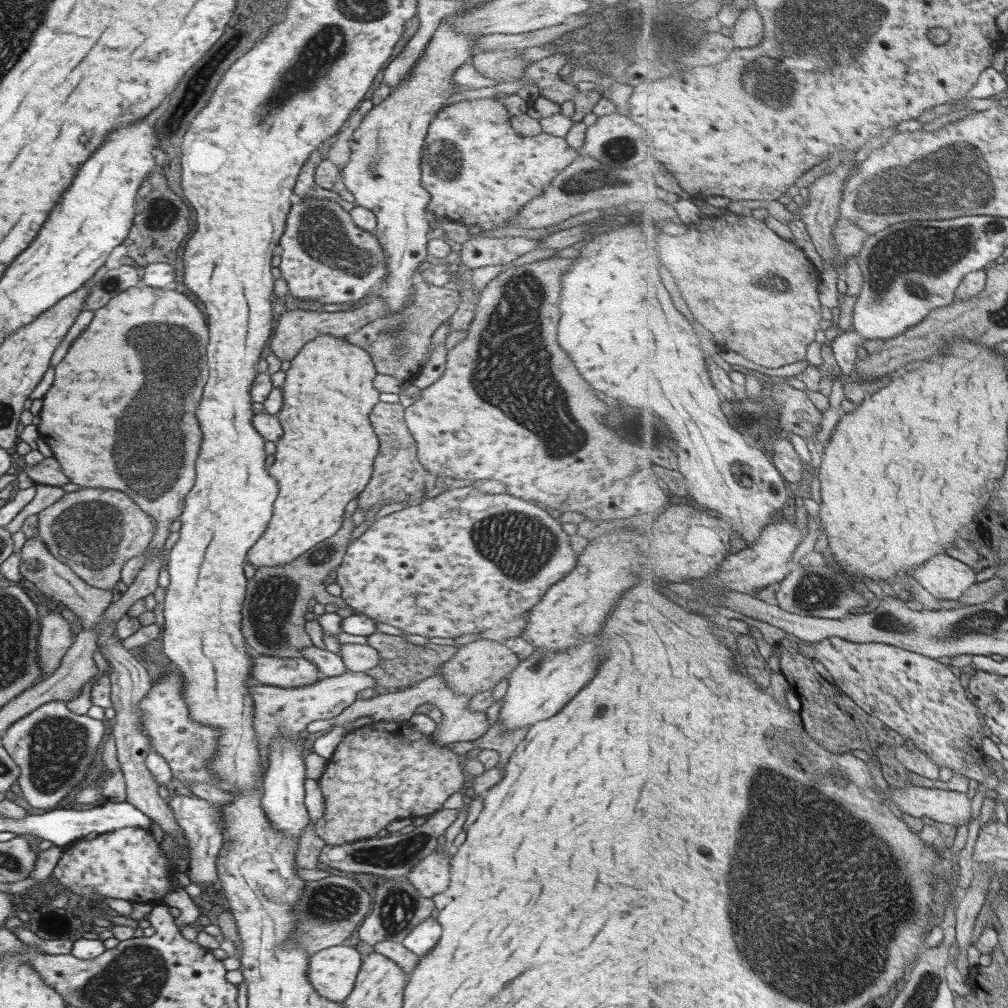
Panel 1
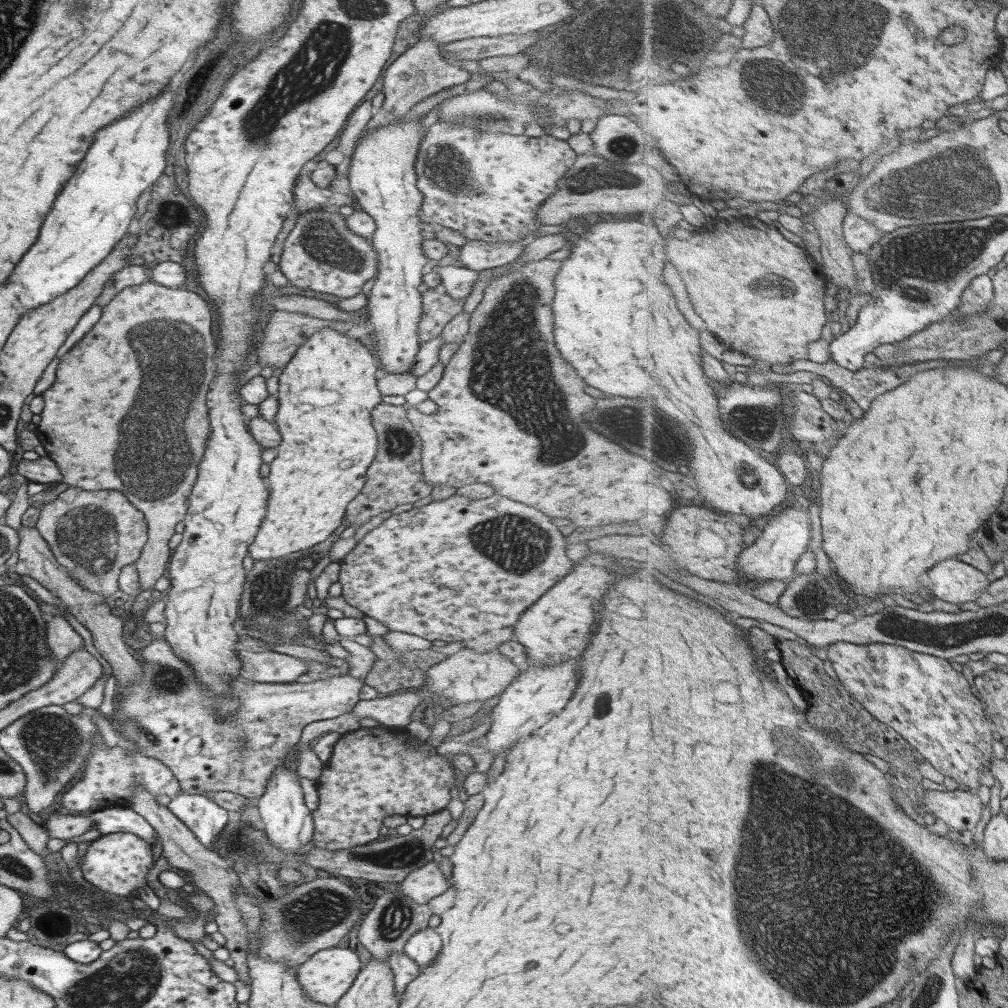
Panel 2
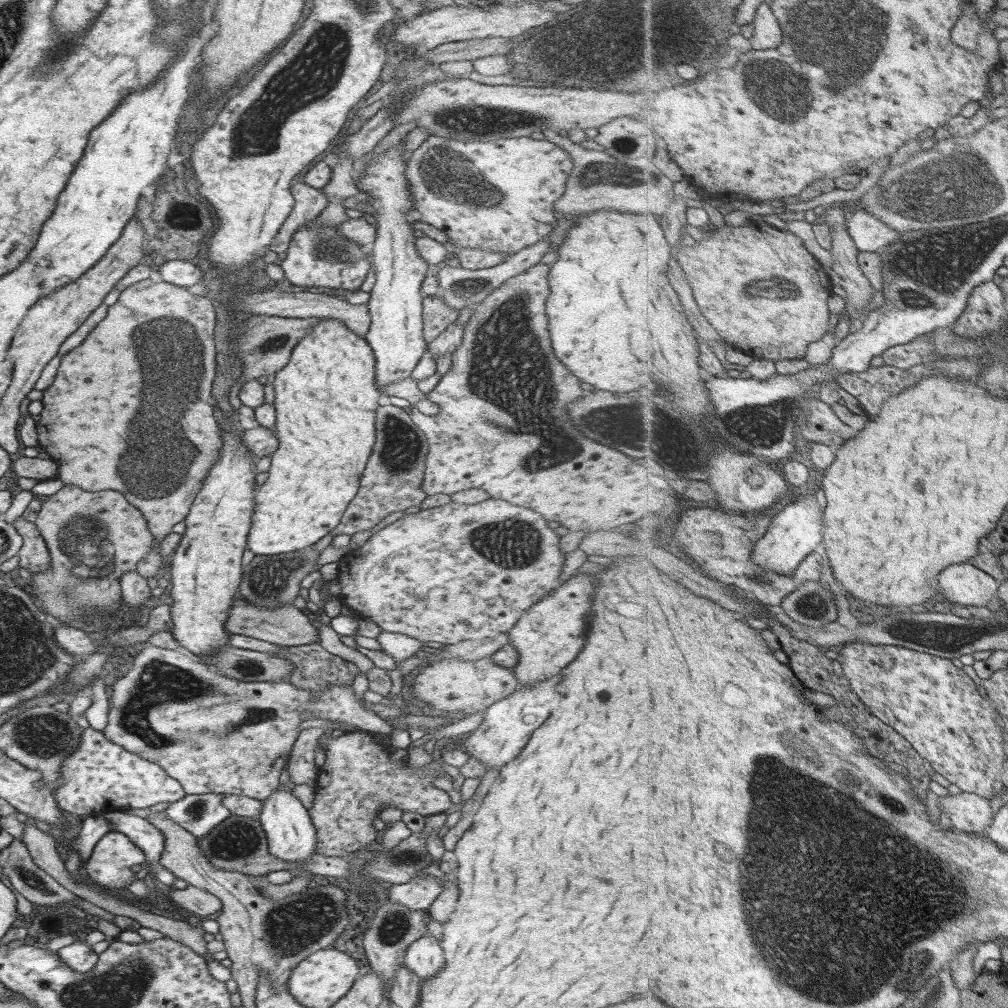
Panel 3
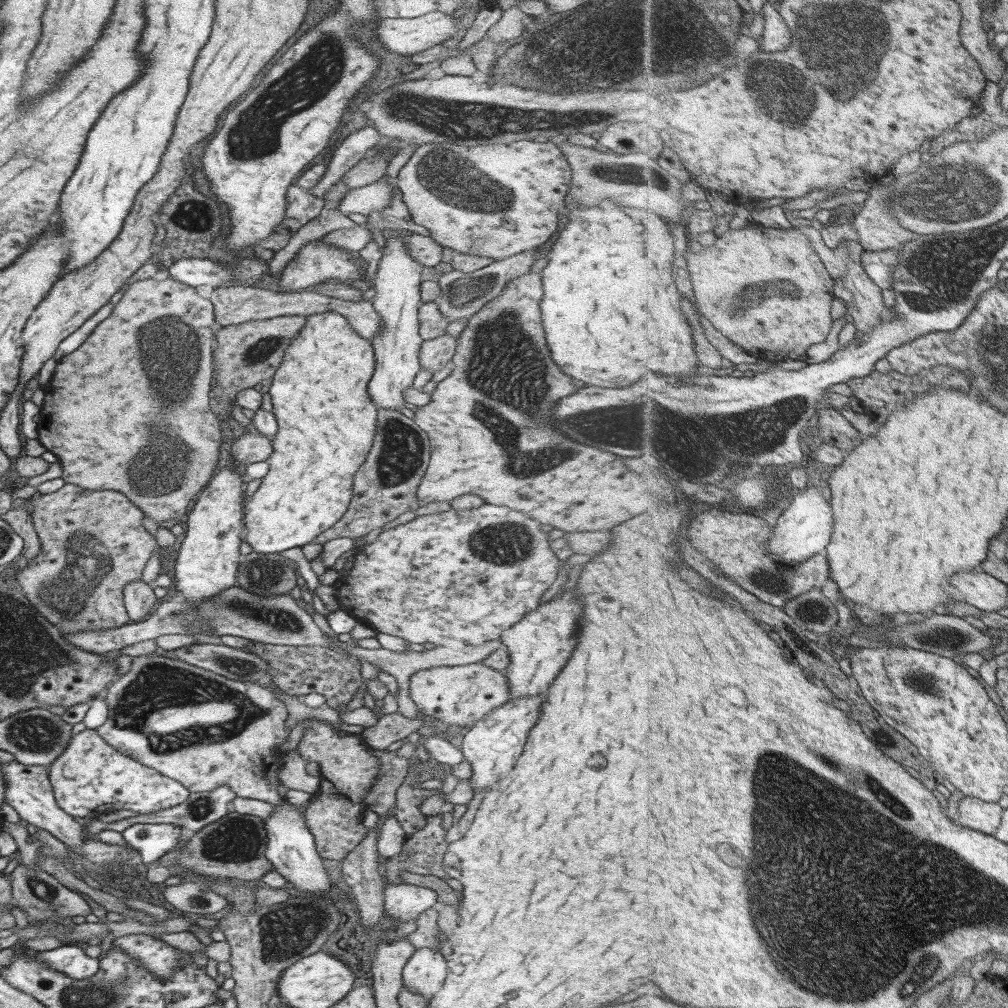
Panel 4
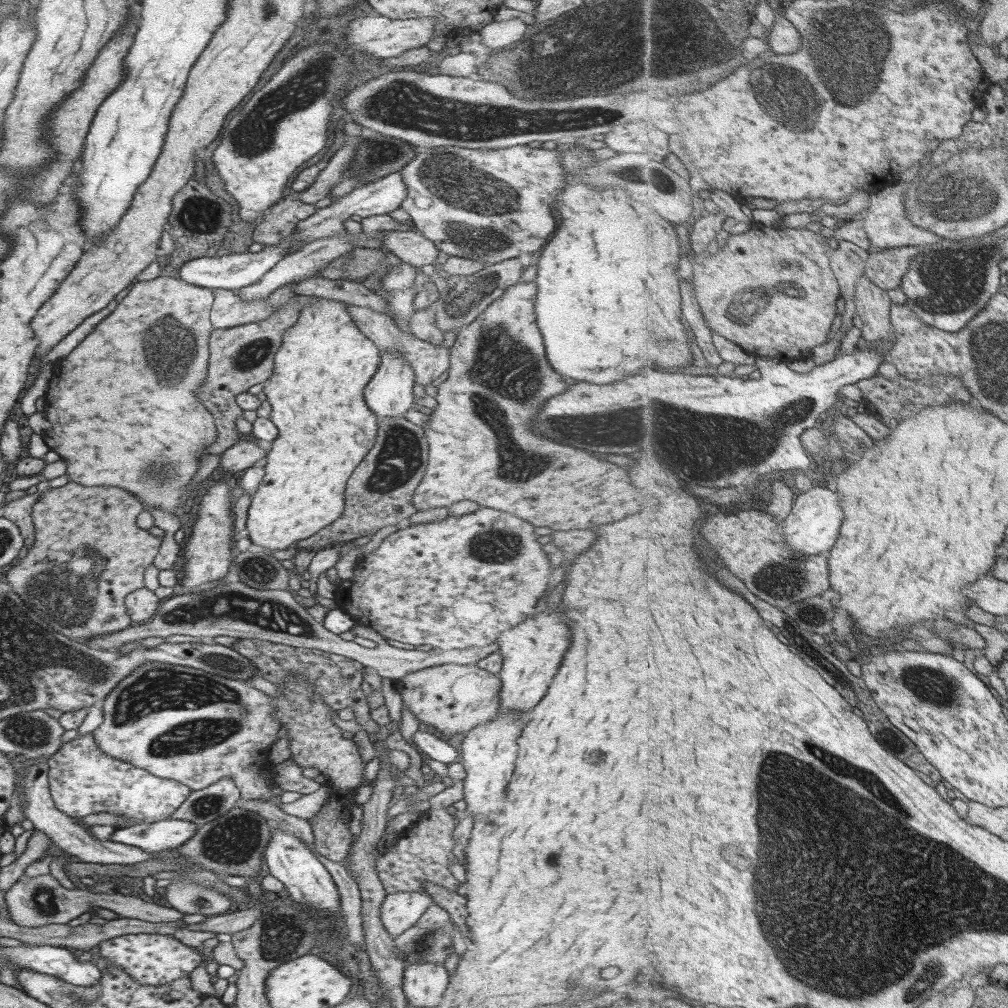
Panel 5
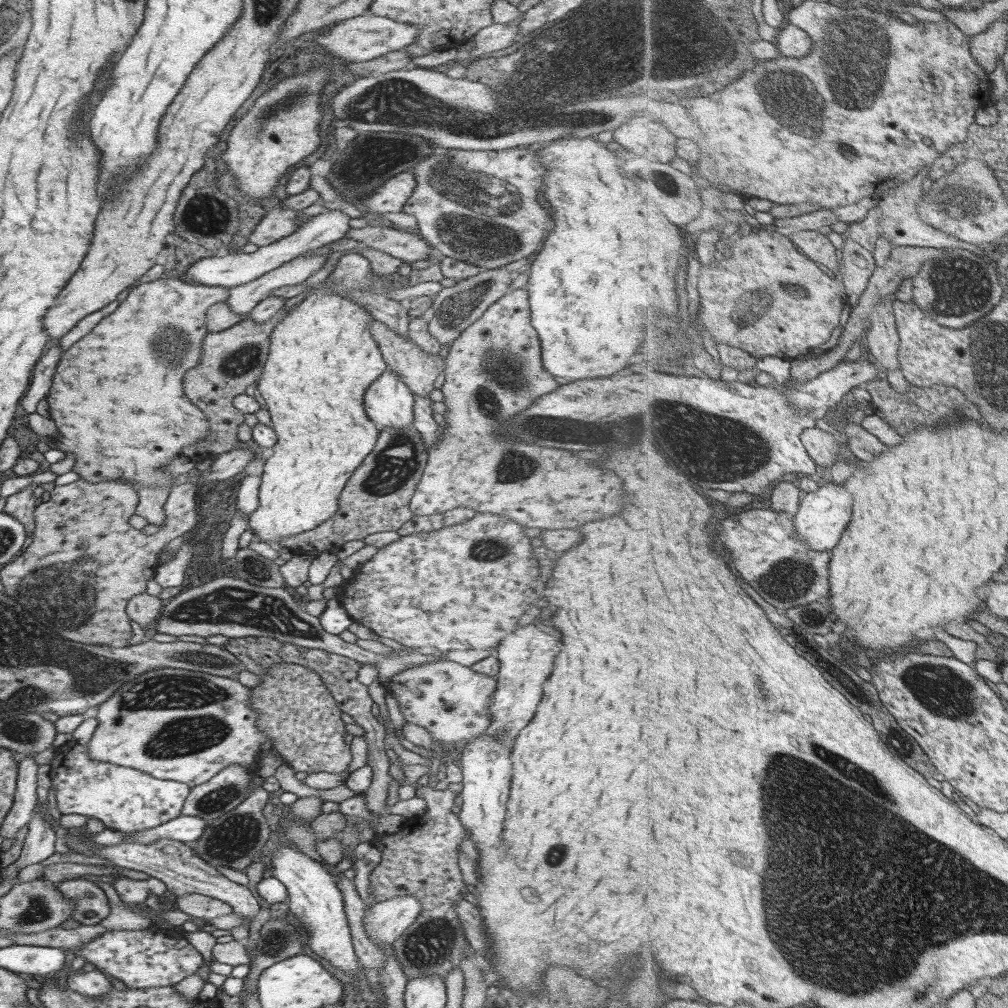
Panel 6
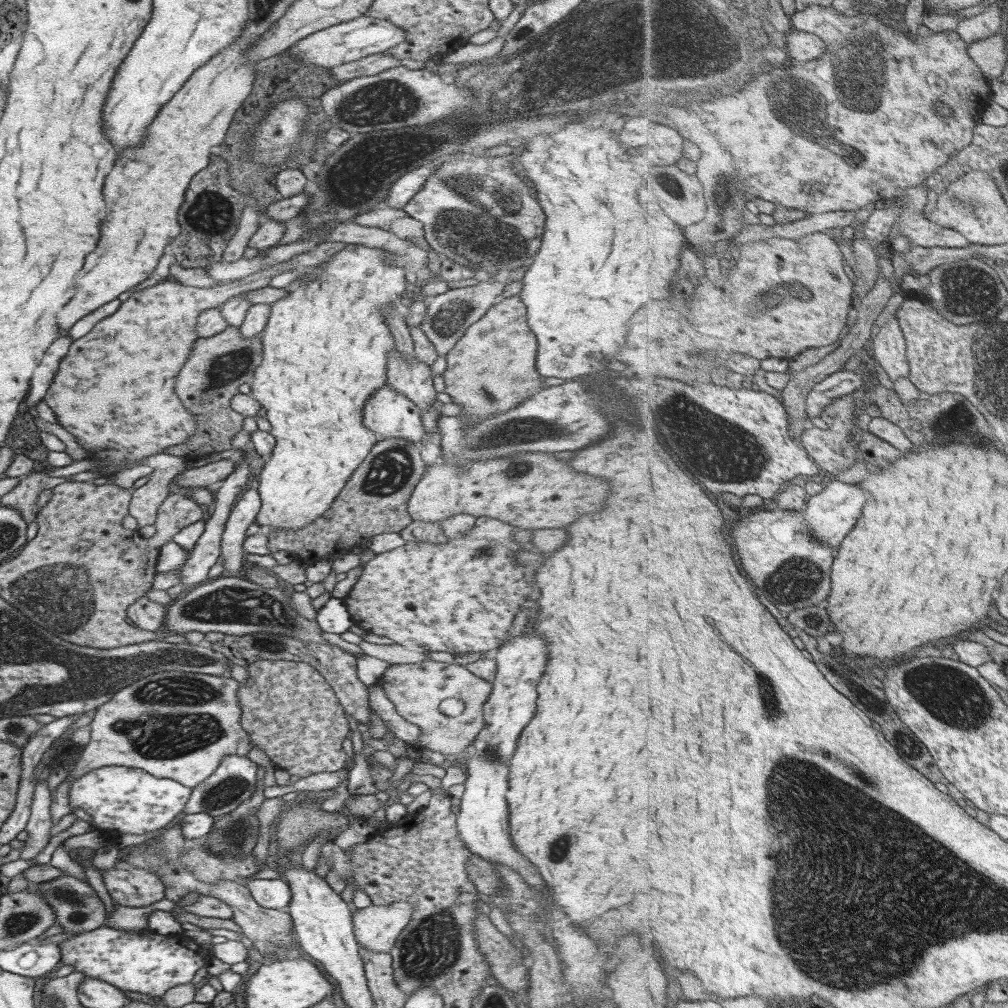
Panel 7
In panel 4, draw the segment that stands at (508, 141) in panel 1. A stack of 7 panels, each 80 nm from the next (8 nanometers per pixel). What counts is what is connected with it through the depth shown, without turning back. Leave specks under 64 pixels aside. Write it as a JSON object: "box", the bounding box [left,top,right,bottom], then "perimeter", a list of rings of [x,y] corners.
{"box":[394,140,571,261],"perimeter":[[[519,140],[509,144],[457,146],[418,145],[399,169],[394,184],[415,224],[429,231],[448,253],[486,256],[495,261],[538,247],[555,232],[557,213],[562,211],[570,187],[571,170],[564,154],[548,140]]]}

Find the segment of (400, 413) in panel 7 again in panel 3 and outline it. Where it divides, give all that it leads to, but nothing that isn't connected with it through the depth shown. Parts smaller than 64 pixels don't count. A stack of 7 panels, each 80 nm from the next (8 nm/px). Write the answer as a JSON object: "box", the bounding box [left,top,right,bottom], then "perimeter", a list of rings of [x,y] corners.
{"box":[355,141,427,393],"perimeter":[[[402,141],[387,149],[387,153],[379,155],[372,165],[366,169],[366,175],[355,186],[359,192],[365,193],[372,202],[369,202],[375,208],[376,219],[376,235],[374,241],[368,245],[367,249],[373,260],[373,270],[375,271],[375,284],[369,292],[369,301],[366,303],[366,308],[370,316],[370,325],[363,339],[372,351],[374,356],[374,386],[381,393],[382,386],[405,380],[419,357],[426,351],[426,344],[422,340],[422,297],[420,294],[420,285],[425,278],[427,271],[427,263],[417,254],[415,250],[414,240],[417,237],[417,232],[413,230],[403,214],[412,208],[412,196],[408,191],[408,184],[404,170],[406,169],[406,161],[399,157],[399,150],[402,146]]]}

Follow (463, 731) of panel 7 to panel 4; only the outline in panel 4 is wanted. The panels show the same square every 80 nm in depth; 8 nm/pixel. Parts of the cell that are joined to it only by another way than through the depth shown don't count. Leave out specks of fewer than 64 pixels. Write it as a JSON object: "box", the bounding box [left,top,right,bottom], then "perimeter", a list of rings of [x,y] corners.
{"box":[408,661,508,726],"perimeter":[[[481,661],[461,666],[438,666],[418,670],[408,680],[408,695],[415,704],[418,714],[428,719],[439,720],[446,726],[467,726],[481,720],[488,712],[508,701],[508,684],[503,673],[485,666]]]}

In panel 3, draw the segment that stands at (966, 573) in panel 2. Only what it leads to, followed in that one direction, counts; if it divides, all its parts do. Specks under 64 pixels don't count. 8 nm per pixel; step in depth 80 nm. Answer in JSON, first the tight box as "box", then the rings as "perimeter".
{"box":[939,562,1001,607],"perimeter":[[[969,562],[952,564],[939,575],[939,580],[941,594],[949,602],[984,607],[996,597],[1001,583]]]}

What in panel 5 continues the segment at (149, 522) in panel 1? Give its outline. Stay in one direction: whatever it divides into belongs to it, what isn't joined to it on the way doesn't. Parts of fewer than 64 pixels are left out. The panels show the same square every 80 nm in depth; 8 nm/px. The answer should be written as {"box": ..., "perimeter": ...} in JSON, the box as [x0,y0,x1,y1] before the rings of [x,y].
{"box":[4,481,161,643],"perimeter":[[[69,481],[65,485],[57,488],[52,488],[42,493],[38,493],[35,504],[31,509],[32,525],[34,528],[34,544],[28,550],[26,557],[21,560],[15,560],[14,565],[10,567],[6,574],[7,584],[4,587],[11,586],[15,592],[25,601],[26,605],[33,608],[55,632],[73,639],[74,641],[83,643],[90,636],[97,634],[107,634],[108,632],[117,632],[123,630],[132,624],[129,616],[127,616],[126,608],[124,605],[124,598],[130,592],[143,588],[143,575],[145,569],[153,562],[153,558],[158,552],[161,539],[148,533],[148,531],[138,528],[135,525],[135,518],[143,509],[143,504],[140,500],[126,490],[120,489],[116,486],[94,486],[88,487]]]}

